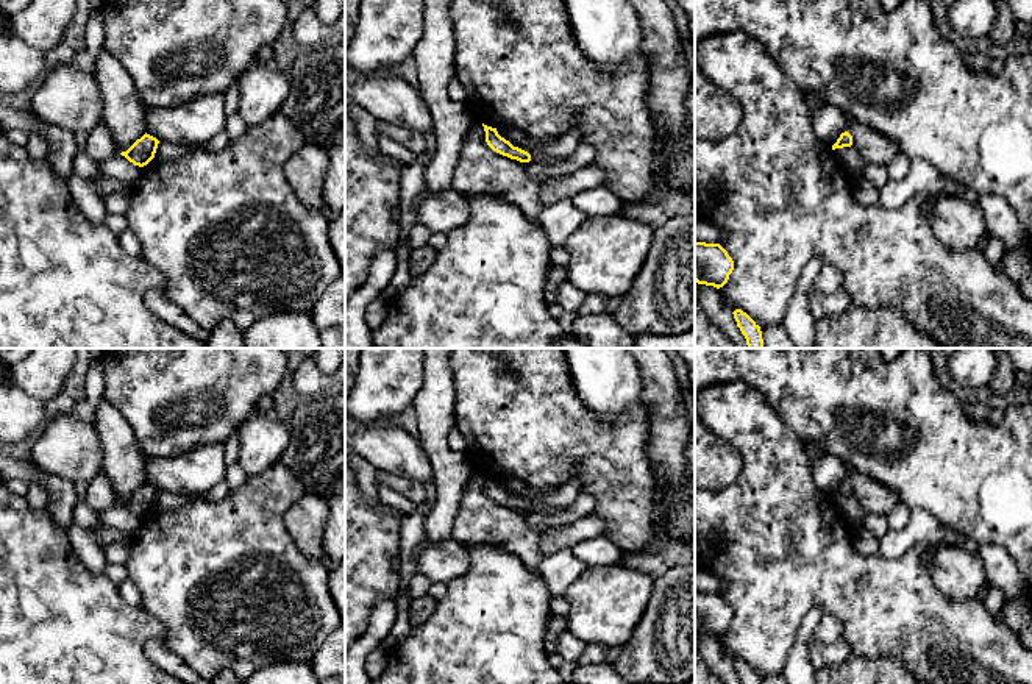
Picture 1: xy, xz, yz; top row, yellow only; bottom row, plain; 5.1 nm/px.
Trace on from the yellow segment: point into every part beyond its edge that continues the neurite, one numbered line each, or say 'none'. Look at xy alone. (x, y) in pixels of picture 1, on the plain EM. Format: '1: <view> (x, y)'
none

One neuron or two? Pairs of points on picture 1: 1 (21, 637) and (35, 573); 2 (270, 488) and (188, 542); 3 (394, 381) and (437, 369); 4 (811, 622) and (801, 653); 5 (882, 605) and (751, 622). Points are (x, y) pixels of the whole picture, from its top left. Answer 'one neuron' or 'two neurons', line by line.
1: one neuron
2: one neuron
3: two neurons
4: one neuron
5: one neuron

